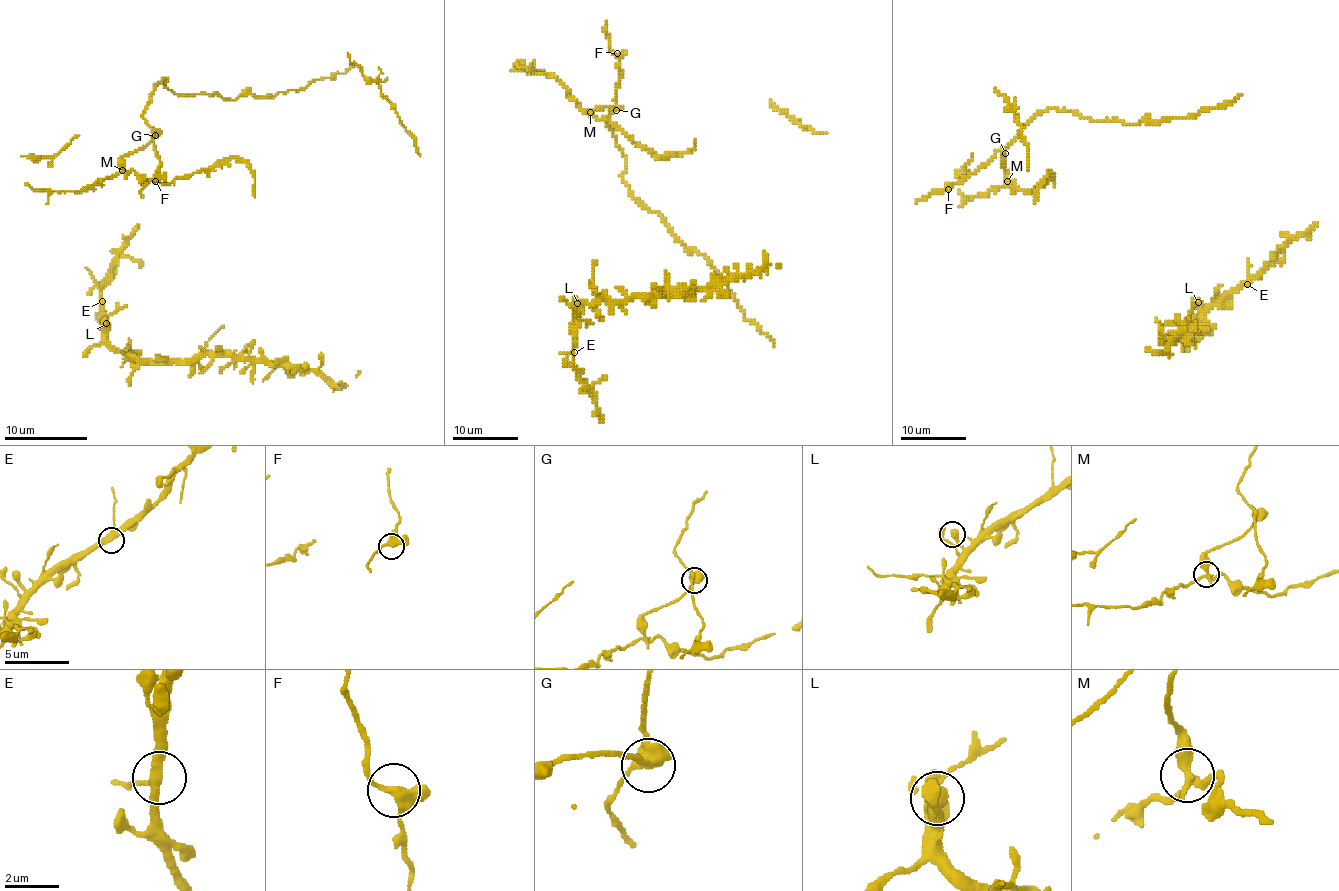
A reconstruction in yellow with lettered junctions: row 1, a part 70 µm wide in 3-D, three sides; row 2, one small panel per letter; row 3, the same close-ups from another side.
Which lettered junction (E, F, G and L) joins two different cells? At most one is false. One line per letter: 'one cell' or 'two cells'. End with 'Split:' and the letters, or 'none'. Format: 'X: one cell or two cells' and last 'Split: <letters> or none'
E: one cell
F: one cell
G: two cells
L: one cell
Split: G

